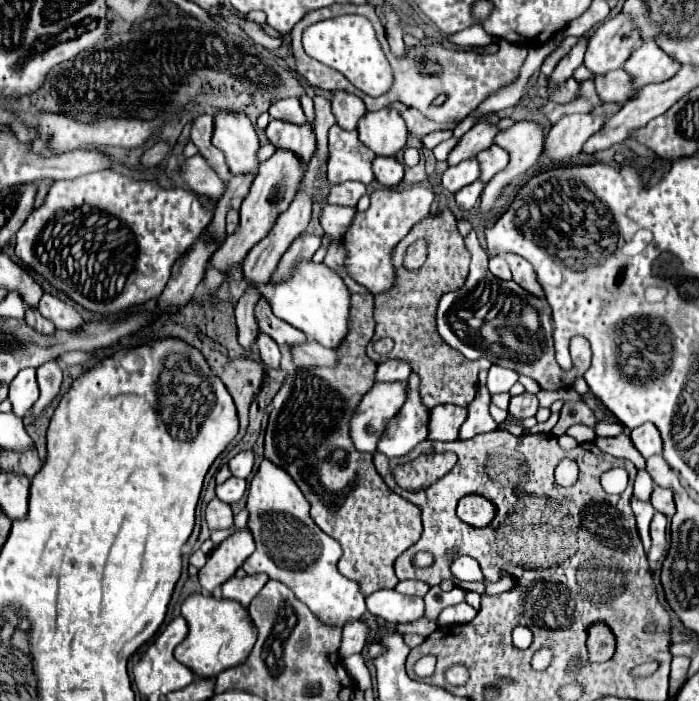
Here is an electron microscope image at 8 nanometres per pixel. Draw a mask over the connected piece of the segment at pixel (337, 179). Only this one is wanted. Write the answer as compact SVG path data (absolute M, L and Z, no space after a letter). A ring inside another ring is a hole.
M333 125L329 129L329 183L339 185L345 181L361 181L365 185L369 185L375 177L373 177L373 163L375 155L373 151L369 151L357 137L357 131L345 131L339 125Z

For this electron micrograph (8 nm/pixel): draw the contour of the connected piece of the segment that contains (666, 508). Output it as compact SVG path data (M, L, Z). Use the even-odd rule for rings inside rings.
M655 487L653 495L651 495L651 505L655 507L655 511L673 517L675 515L675 503L673 503L673 493L669 489L663 487Z

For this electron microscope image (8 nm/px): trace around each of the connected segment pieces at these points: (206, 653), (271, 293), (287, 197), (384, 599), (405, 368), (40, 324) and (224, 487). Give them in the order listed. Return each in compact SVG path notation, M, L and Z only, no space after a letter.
M189 595L181 605L181 615L189 625L189 633L177 645L175 659L189 667L197 677L215 679L221 671L245 663L257 641L257 629L253 627L247 609L243 609L237 601L217 601L209 595Z
M301 261L295 265L291 277L281 283L257 285L261 295L269 301L273 313L303 331L307 339L317 341L329 349L337 347L349 327L349 289L343 279L325 263Z
M275 151L265 163L259 165L259 173L257 173L257 177L251 185L251 191L249 191L249 195L245 197L245 201L239 209L241 211L241 223L239 223L237 231L233 235L227 235L227 239L213 253L213 257L207 265L205 287L209 291L215 291L223 283L227 267L237 267L243 261L243 257L249 253L249 249L255 243L259 243L261 237L267 235L269 225L273 225L277 215L283 213L289 207L289 203L293 201L293 195L297 193L301 179L303 179L303 171L301 171L301 165L297 163L297 155L289 155L289 151Z
M381 589L367 597L367 609L371 615L383 617L389 623L411 623L423 617L425 603L421 597Z
M385 361L377 365L375 383L395 383L395 381L407 381L411 375L411 367L405 361Z
M27 307L27 309L25 309L25 321L27 321L33 329L41 331L43 335L51 335L51 333L55 331L55 325L53 325L49 319L45 319L45 317L39 313L37 307Z
M229 477L225 483L217 485L217 497L219 497L221 501L229 503L229 505L231 505L231 503L237 503L237 501L243 497L245 487L247 487L245 479L239 479L239 477Z

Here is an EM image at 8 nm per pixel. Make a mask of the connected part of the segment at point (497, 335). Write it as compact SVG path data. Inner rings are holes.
M475 231L465 237L465 249L471 253L471 269L465 285L459 291L447 293L439 301L437 309L437 331L443 341L459 351L467 359L487 357L493 365L501 365L517 371L519 375L527 375L539 383L541 389L565 389L571 387L573 379L571 371L565 371L555 361L553 337L551 333L539 331L531 333L527 327L517 329L515 319L505 311L509 309L507 291L503 291L503 281L493 277L487 267L487 253L481 249Z

